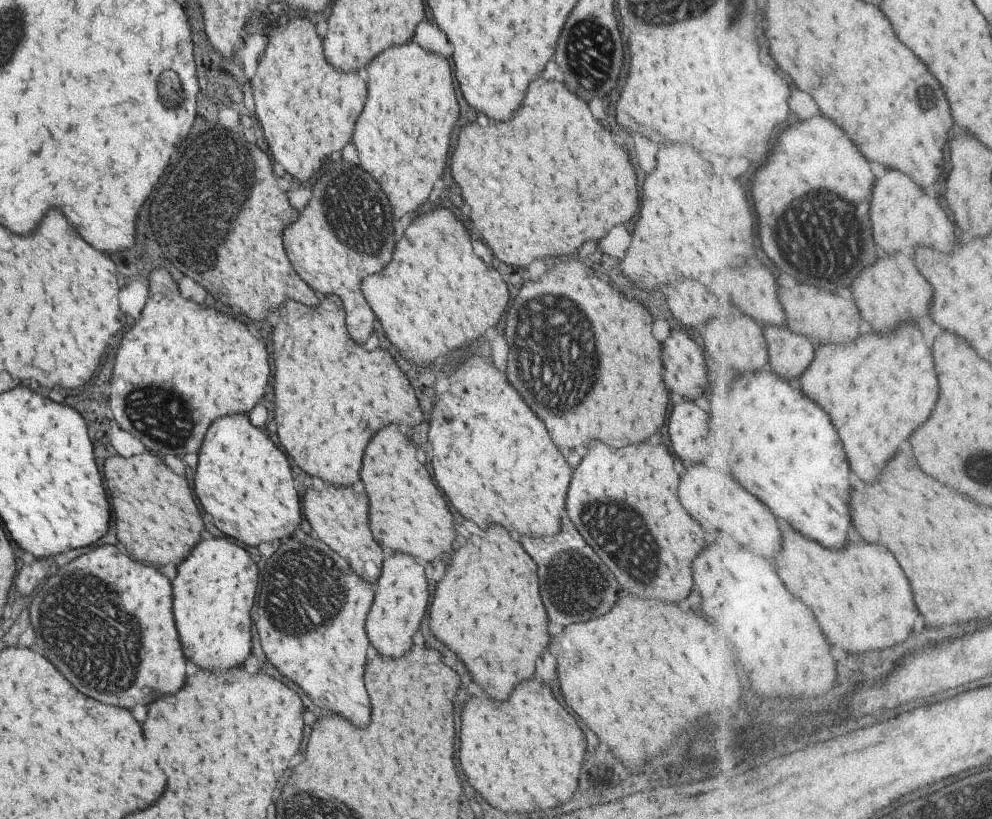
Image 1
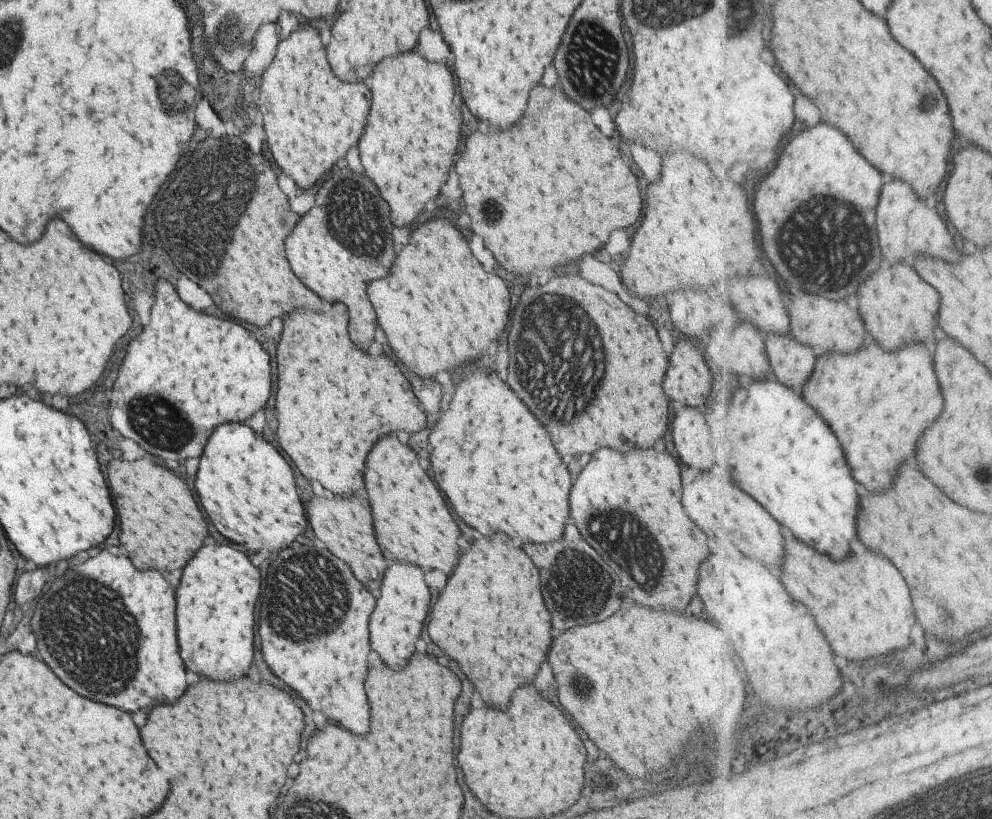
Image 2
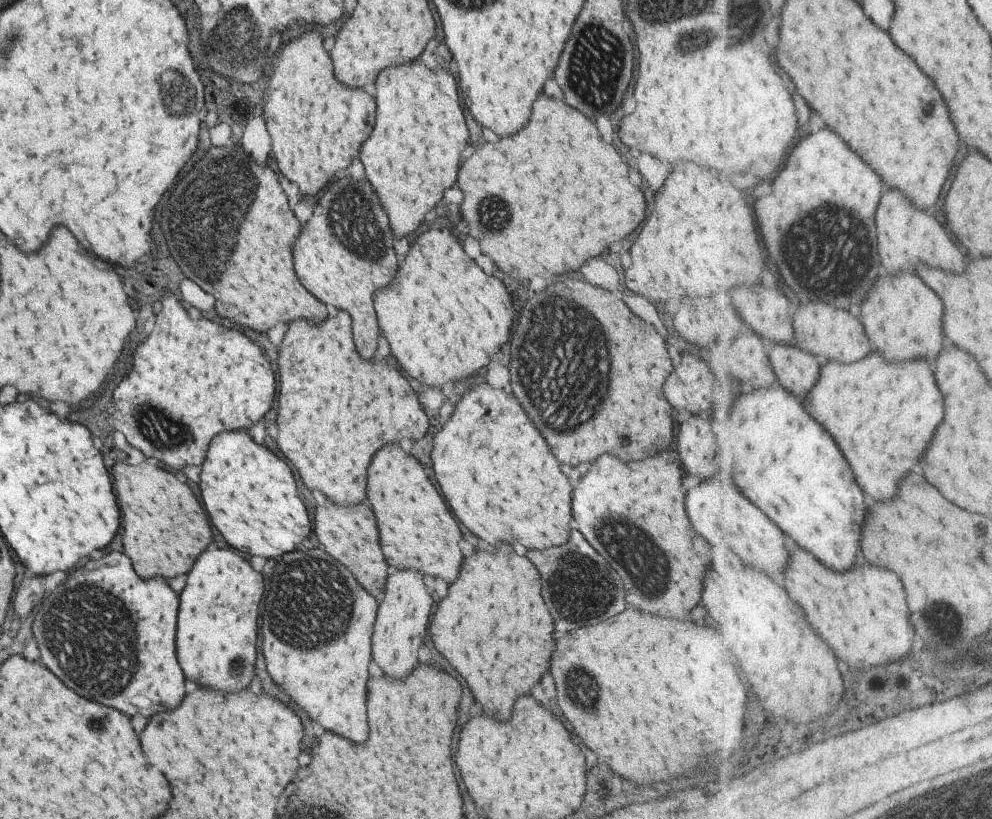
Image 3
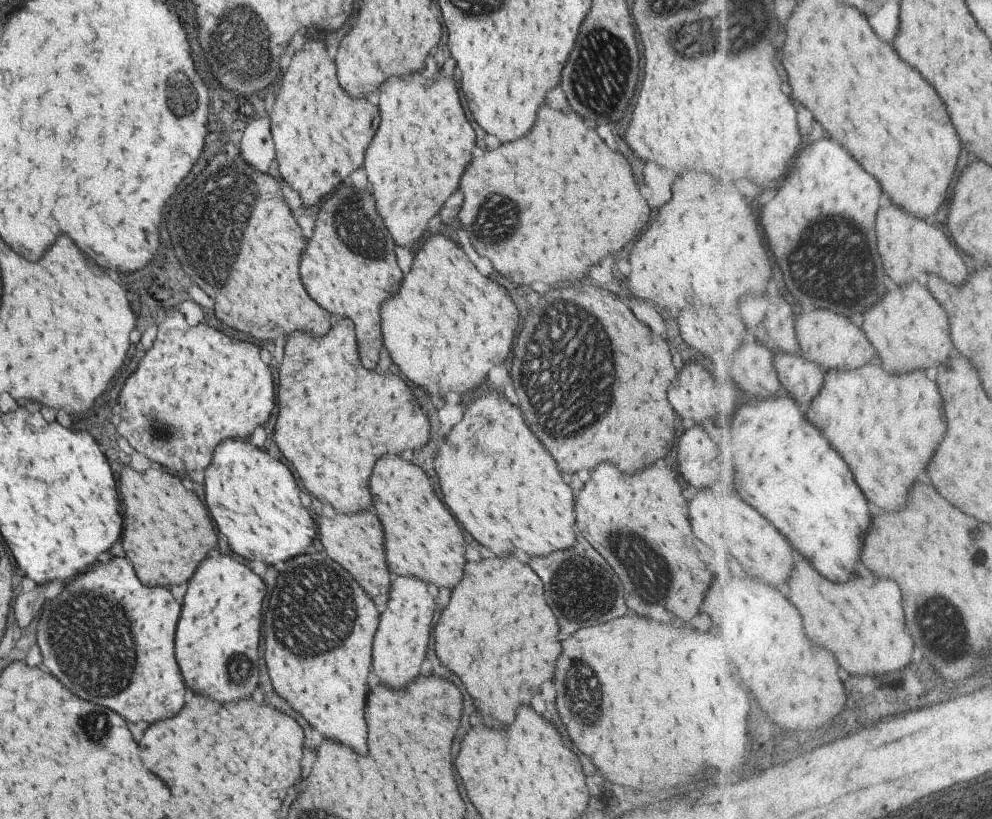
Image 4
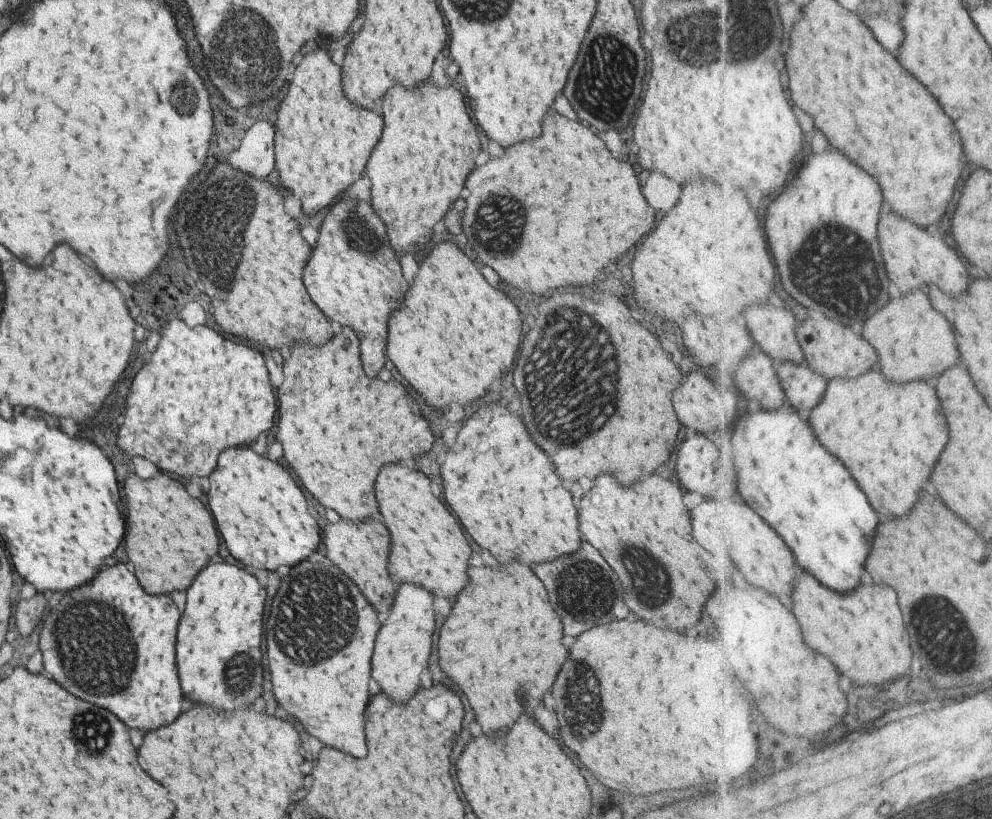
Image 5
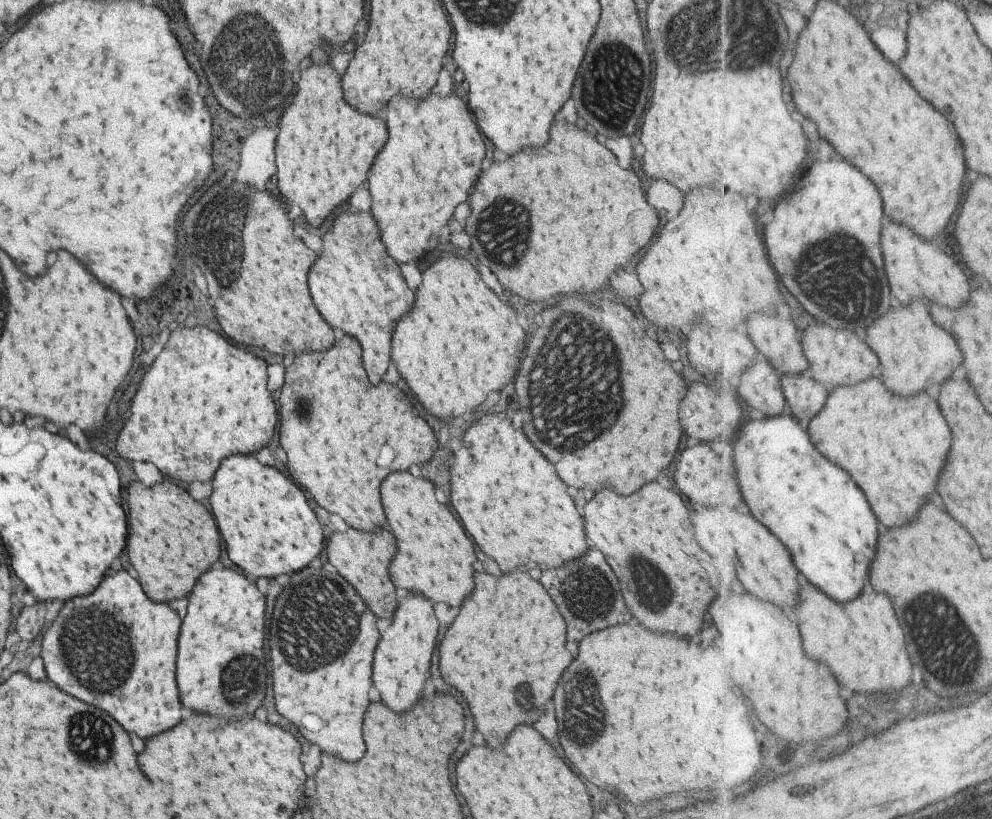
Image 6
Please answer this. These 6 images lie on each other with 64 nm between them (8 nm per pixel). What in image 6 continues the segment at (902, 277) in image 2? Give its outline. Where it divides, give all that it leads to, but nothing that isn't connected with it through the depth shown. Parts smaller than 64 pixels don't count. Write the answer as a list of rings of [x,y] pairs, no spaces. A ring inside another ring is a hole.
[[[917,300],[909,306],[894,305],[887,314],[883,314],[875,324],[867,327],[862,335],[873,352],[879,357],[883,384],[893,388],[895,394],[917,394],[921,390],[929,390],[933,386],[941,386],[949,376],[953,376],[961,364],[963,354],[949,334],[948,328],[939,326],[926,301]]]

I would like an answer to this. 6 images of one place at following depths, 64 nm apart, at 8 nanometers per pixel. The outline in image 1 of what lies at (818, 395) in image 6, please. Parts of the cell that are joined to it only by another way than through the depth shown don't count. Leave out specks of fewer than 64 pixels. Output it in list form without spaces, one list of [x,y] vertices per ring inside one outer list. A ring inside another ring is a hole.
[[[766,326],[764,334],[768,342],[771,370],[779,378],[798,384],[815,360],[815,342],[803,334],[795,334],[789,326]]]

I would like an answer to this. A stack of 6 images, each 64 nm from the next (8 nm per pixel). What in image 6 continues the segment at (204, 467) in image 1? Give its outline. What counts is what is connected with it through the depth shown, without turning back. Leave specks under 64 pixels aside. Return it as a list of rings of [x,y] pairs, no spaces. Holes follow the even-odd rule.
[[[235,454],[235,456],[227,456],[225,460],[221,460],[219,470],[211,478],[211,486],[213,490],[209,496],[209,504],[215,516],[215,524],[225,540],[227,556],[235,566],[243,568],[249,576],[271,578],[277,574],[293,572],[293,570],[303,568],[313,556],[319,555],[323,546],[323,534],[321,534],[319,522],[315,520],[315,514],[311,512],[303,492],[289,478],[285,478],[279,470],[275,470],[274,467],[261,466],[261,462],[257,462],[253,456]]]

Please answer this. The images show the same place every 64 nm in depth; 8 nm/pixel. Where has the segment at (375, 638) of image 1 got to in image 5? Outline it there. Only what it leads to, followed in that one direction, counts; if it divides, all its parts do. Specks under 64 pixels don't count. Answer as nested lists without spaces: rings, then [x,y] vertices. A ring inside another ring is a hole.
[[[399,584],[389,614],[375,636],[371,656],[371,678],[379,684],[379,690],[391,700],[405,702],[419,686],[419,674],[427,664],[433,634],[433,608],[431,596],[425,588],[413,584]]]

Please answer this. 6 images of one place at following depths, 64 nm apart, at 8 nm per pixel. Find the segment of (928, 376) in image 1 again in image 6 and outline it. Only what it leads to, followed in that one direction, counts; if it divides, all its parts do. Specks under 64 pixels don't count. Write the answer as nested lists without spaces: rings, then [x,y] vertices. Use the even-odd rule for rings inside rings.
[[[881,376],[863,380],[855,386],[837,386],[829,393],[825,408],[813,418],[808,431],[815,446],[823,448],[823,456],[831,456],[834,463],[843,464],[843,468],[859,480],[863,492],[871,496],[871,504],[875,504],[879,520],[889,528],[903,526],[913,520],[925,500],[935,492],[953,438],[941,406],[933,396],[897,396],[883,384]]]

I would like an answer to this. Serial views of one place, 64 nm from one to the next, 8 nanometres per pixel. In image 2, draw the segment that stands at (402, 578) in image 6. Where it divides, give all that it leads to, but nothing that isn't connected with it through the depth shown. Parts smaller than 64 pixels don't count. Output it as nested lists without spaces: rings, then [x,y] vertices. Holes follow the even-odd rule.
[[[383,436],[379,438],[365,458],[365,470],[363,470],[363,482],[371,506],[373,516],[373,530],[375,540],[387,560],[405,560],[411,564],[419,564],[419,568],[433,568],[441,570],[443,574],[449,574],[455,560],[457,560],[457,536],[459,530],[445,506],[443,496],[435,488],[435,484],[429,480],[425,470],[419,466],[417,456],[413,450],[403,446],[395,436]]]

